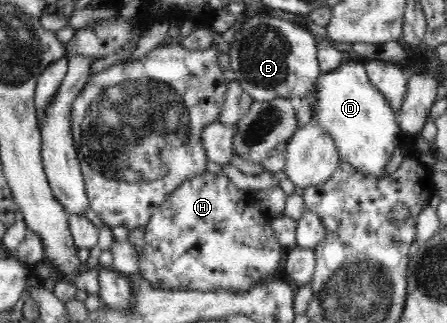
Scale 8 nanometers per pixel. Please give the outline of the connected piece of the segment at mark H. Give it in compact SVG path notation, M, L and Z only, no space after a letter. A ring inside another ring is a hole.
M204 173L188 179L158 205L144 229L145 245L138 254L138 268L143 278L156 289L248 291L272 275L282 261L282 245L276 241L266 214L252 207L244 192L220 173Z

